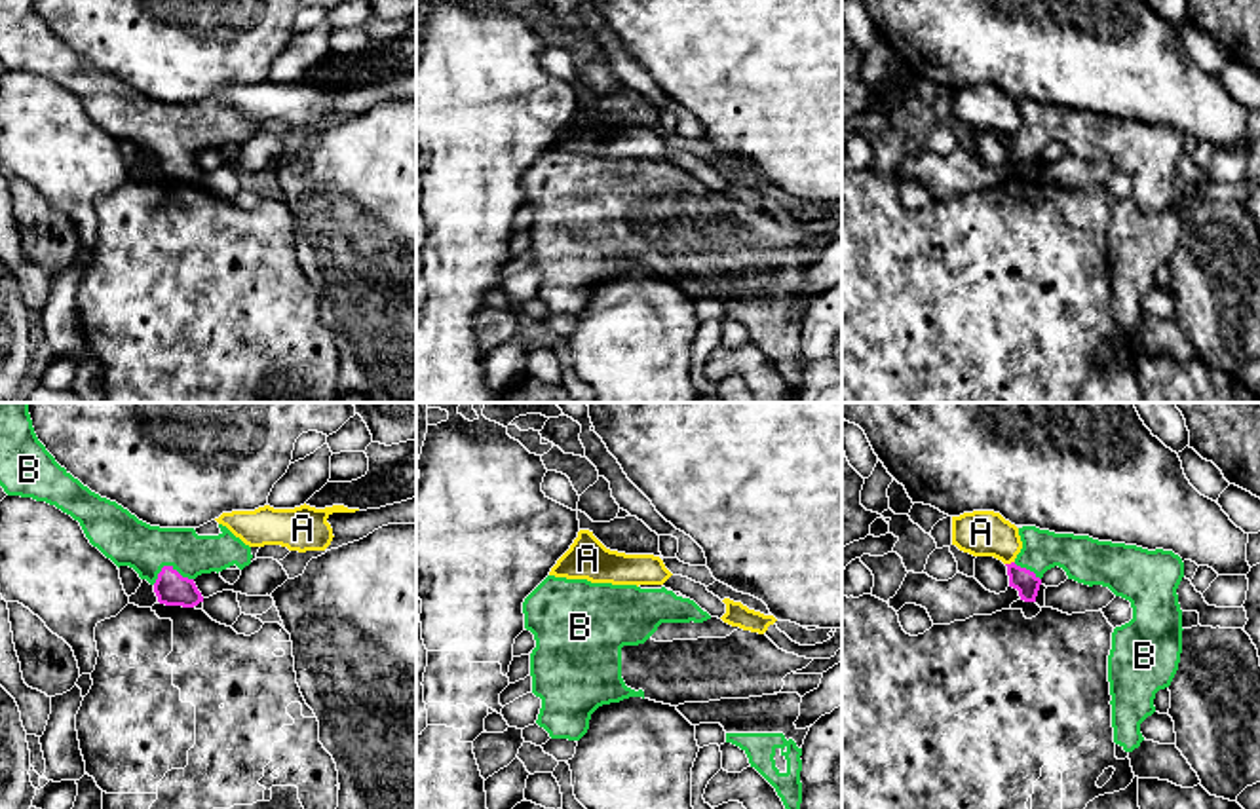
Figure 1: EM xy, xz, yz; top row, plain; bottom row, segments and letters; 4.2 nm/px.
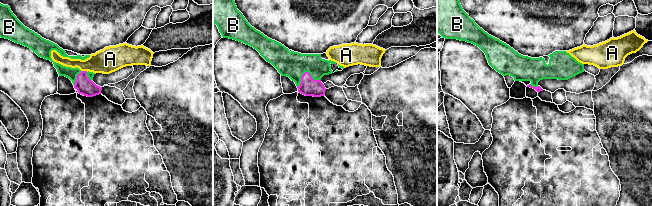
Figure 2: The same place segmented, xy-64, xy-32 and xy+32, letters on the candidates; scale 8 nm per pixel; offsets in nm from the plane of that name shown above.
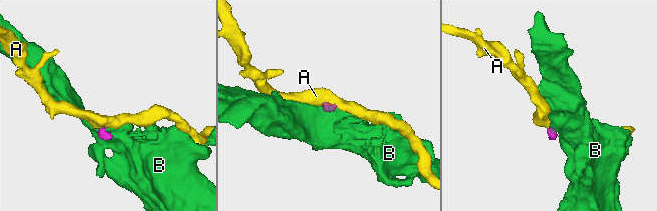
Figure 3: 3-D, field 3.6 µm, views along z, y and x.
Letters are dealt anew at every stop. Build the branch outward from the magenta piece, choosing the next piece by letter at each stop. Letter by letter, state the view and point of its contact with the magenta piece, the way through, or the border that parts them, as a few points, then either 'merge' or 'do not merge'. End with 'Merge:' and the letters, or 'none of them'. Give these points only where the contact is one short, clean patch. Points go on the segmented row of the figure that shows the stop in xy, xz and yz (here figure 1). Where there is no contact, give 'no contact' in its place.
A: meets magenta in yz at (1011, 563); border along yz (1013, 561), (1006, 564); do not merge
B: meets magenta in xy at (170, 566); runs through xy (171, 589), (170, 566), (152, 551), (120, 536); merge
Merge: B

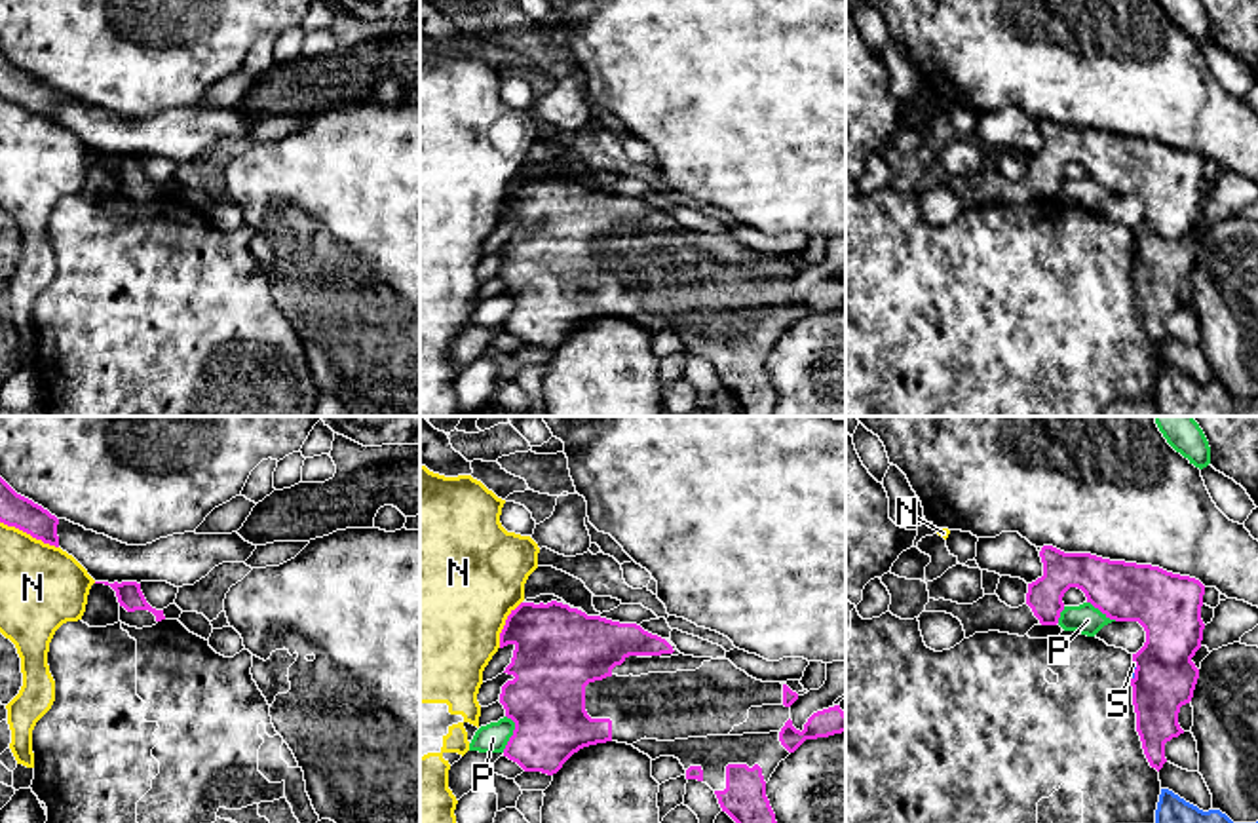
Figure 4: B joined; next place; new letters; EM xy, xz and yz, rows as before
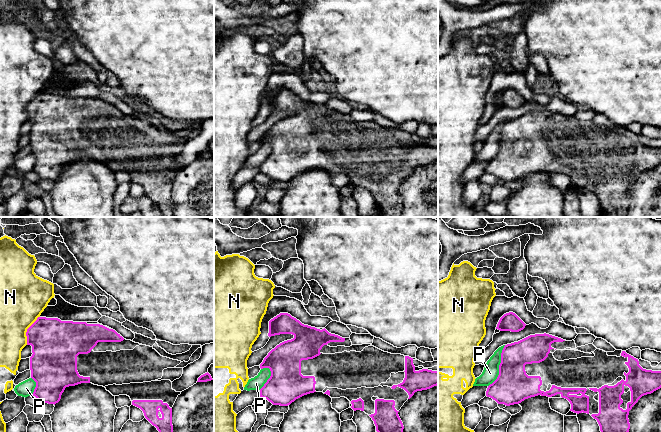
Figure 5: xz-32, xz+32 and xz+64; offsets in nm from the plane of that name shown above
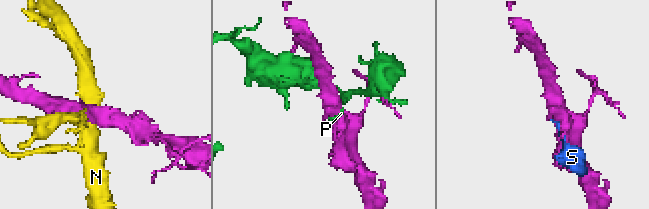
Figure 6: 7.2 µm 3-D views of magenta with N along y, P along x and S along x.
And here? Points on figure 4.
N: meets magenta in xy at (29, 533); do not merge
P: meets magenta in xz at (514, 734); do not merge
S: meets magenta in yz at (1135, 671); do not merge
Merge: none of them

